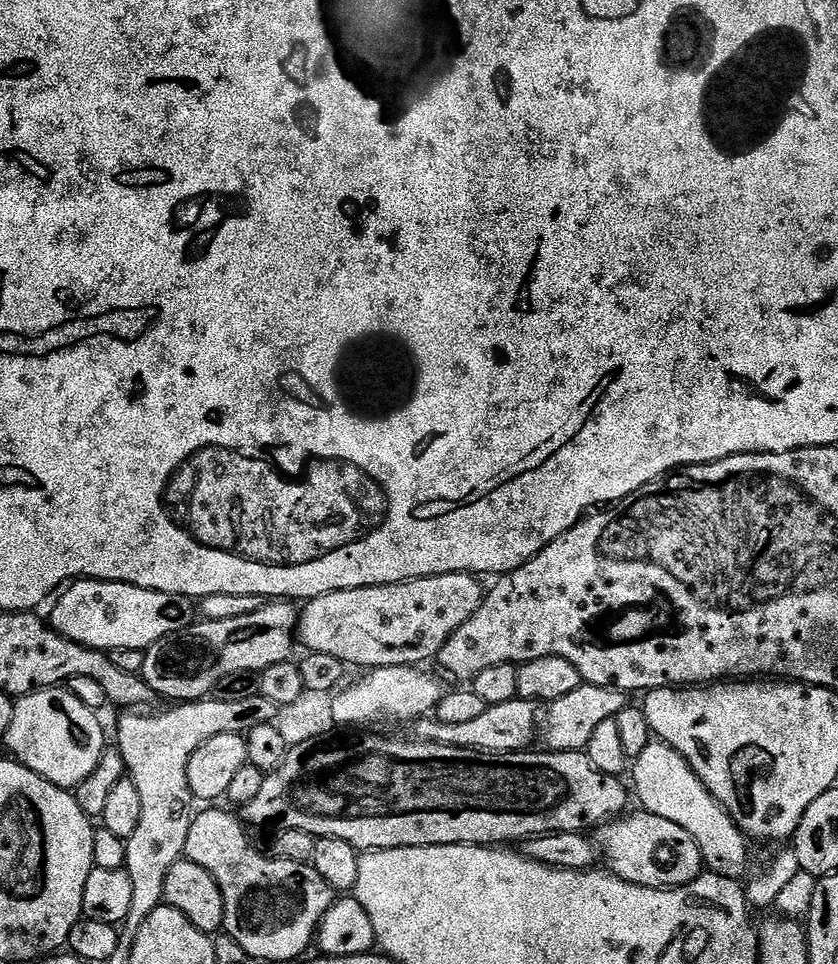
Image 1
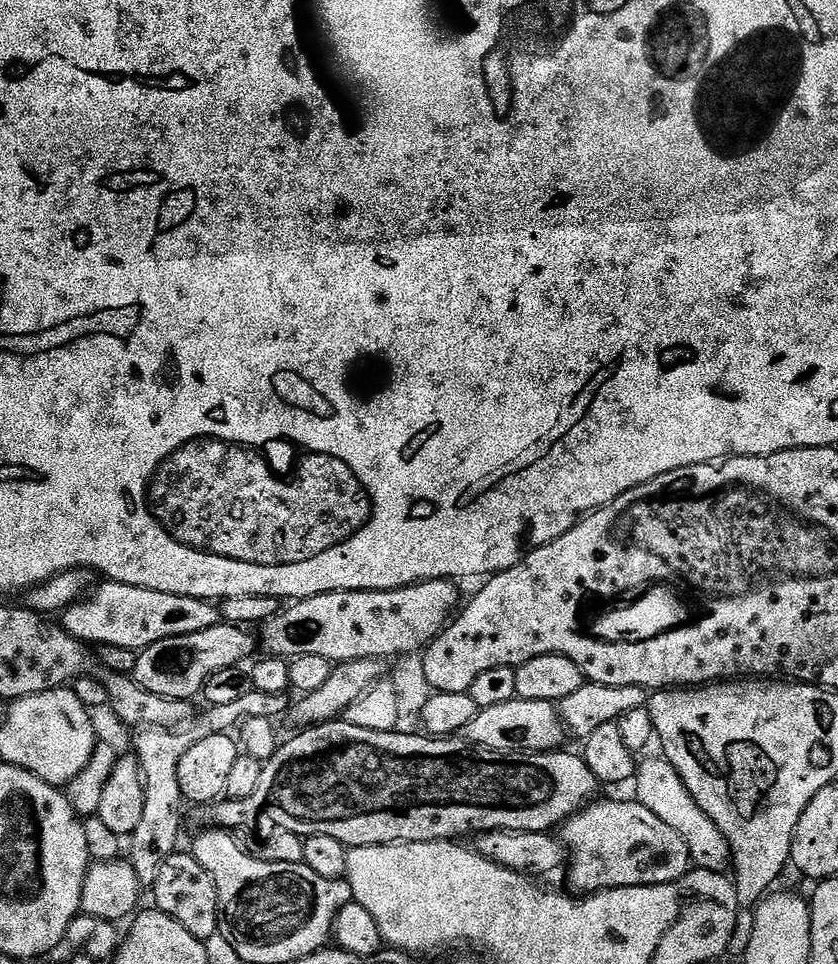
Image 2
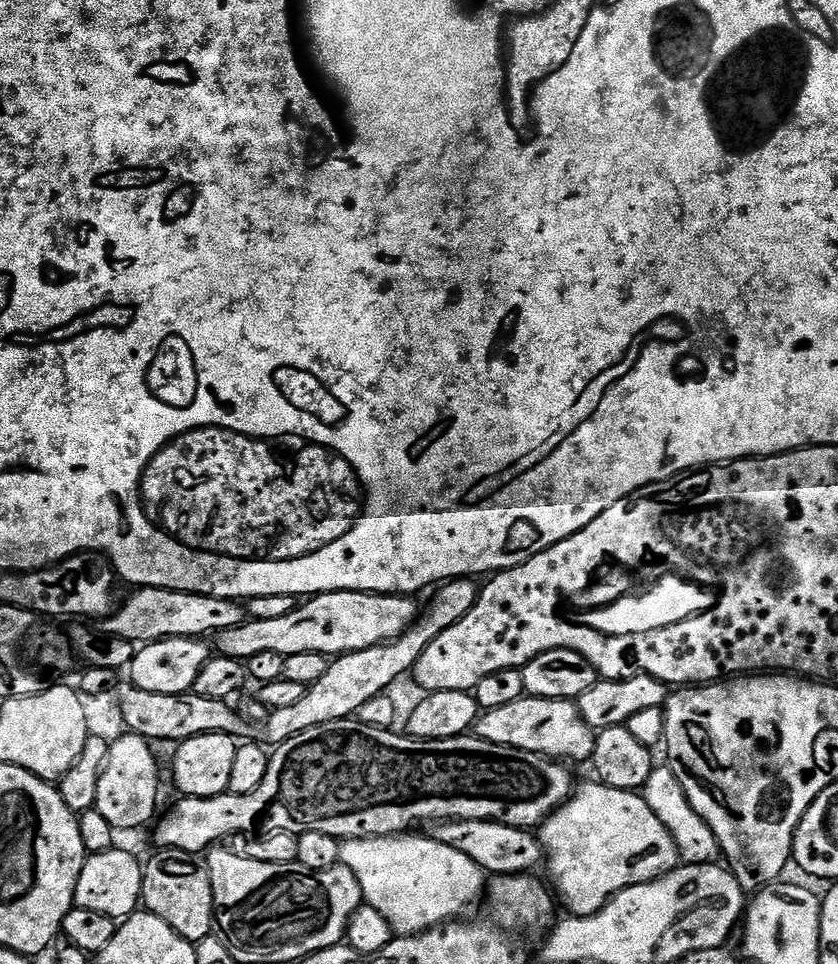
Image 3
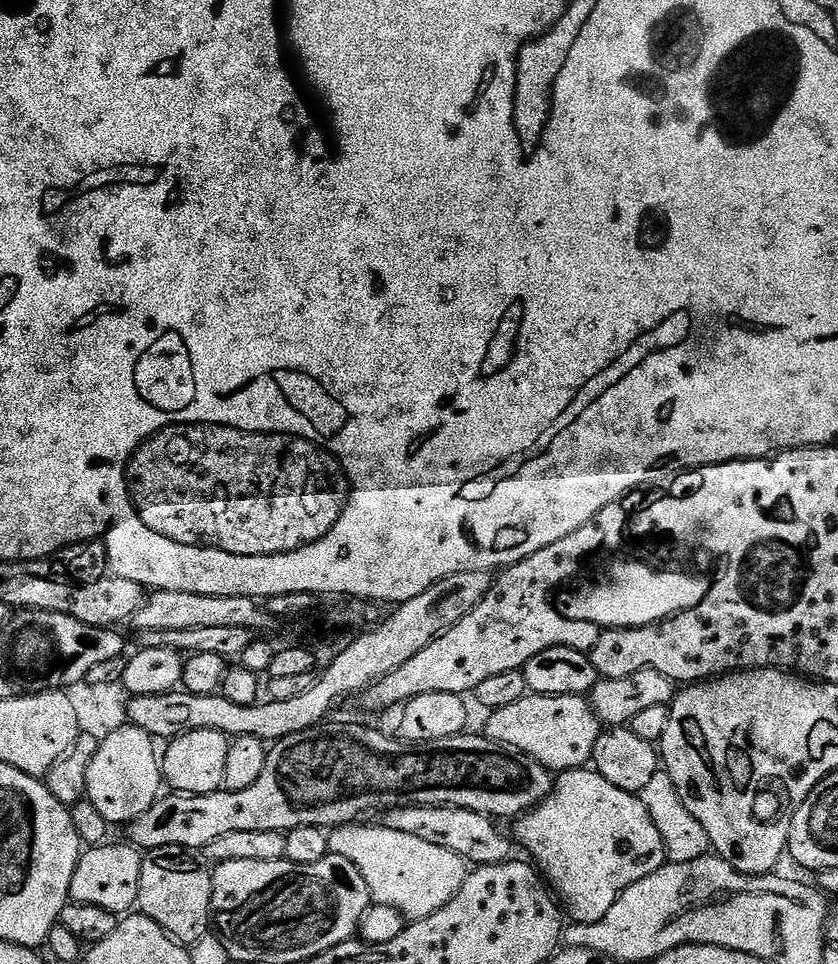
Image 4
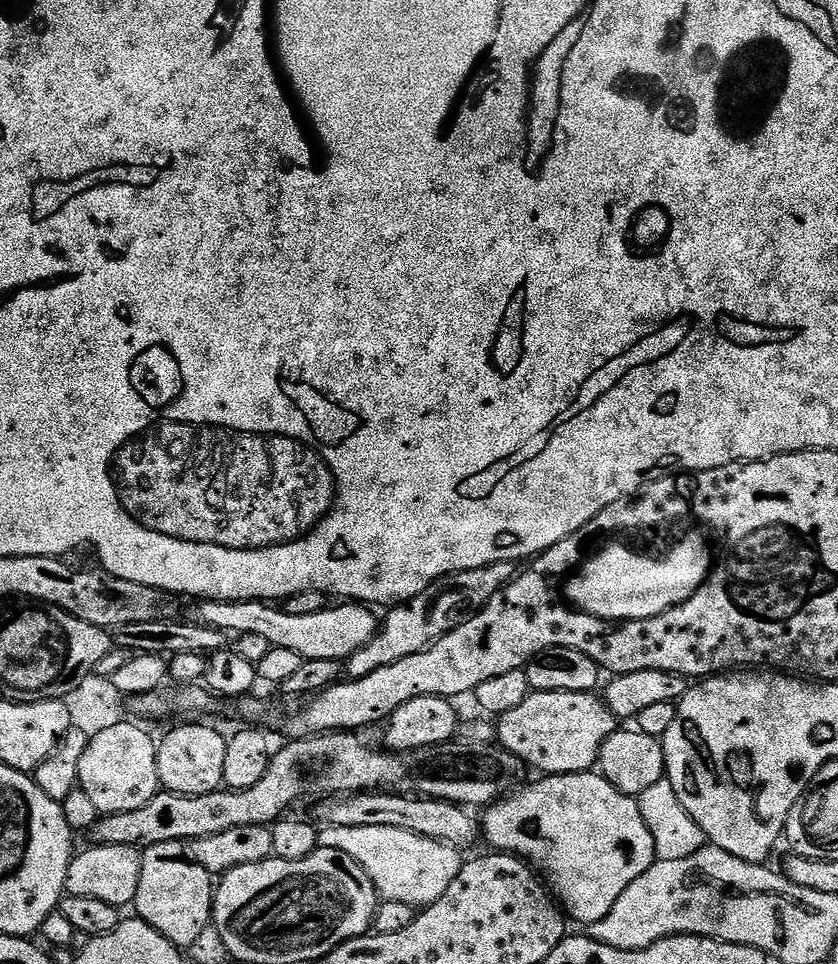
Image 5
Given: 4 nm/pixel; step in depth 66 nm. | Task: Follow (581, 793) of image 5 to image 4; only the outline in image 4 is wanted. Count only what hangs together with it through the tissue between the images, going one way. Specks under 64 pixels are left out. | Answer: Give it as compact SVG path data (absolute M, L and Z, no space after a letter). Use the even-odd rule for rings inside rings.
M588 766L559 773L547 800L519 817L515 824L515 843L533 856L535 867L576 924L593 924L606 918L621 892L634 886L634 882L642 882L642 878L654 874L666 863L662 834L658 834L658 826L654 826L654 818L650 818L639 795L618 790L618 786L606 782L606 778Z

